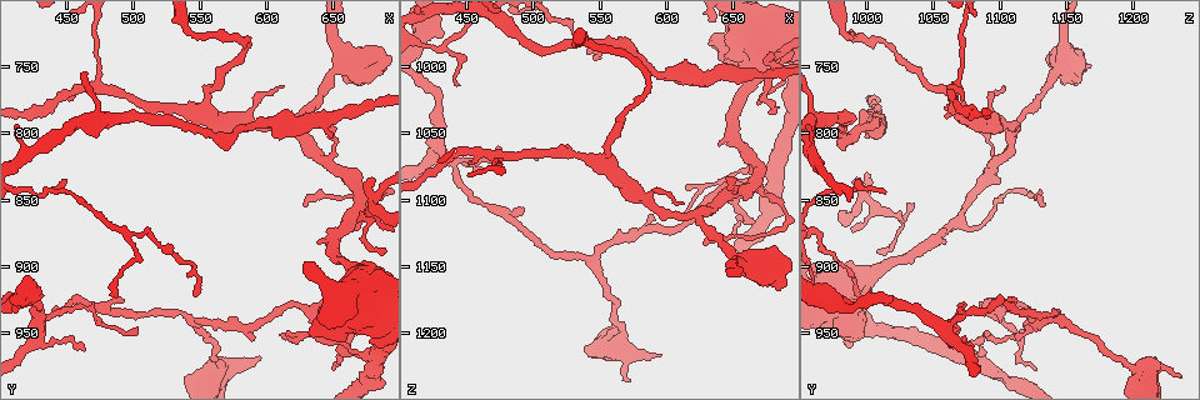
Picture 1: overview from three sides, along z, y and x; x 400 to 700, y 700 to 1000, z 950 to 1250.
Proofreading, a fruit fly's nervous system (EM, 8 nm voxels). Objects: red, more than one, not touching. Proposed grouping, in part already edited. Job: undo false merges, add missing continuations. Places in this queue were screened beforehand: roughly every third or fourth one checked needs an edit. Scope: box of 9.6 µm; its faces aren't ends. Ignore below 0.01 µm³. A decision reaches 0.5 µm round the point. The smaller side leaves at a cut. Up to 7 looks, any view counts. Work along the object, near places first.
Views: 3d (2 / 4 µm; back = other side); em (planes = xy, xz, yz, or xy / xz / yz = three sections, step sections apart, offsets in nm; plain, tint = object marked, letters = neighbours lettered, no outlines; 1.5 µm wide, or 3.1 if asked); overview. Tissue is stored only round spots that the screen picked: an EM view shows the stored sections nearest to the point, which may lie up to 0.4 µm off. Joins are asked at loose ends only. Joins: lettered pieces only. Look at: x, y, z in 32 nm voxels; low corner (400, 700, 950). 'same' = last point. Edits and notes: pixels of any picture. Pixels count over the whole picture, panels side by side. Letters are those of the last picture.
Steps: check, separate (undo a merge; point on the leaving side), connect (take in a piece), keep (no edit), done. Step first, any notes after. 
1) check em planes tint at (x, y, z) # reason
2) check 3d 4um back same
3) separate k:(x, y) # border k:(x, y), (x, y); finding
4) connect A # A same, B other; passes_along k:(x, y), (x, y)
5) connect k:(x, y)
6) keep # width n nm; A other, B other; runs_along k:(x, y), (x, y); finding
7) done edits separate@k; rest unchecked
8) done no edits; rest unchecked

check em yz step 8 tint at (594, 968, 1214) # free end

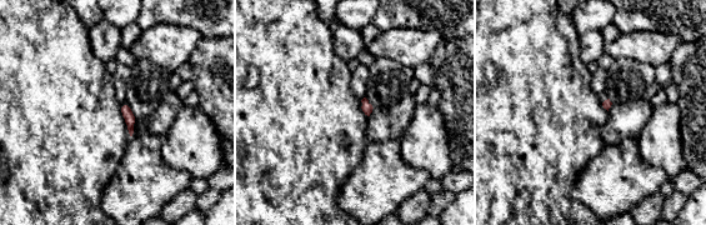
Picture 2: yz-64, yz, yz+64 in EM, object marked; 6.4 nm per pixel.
check em planes letters same

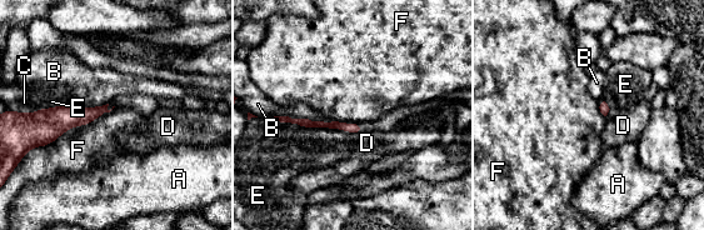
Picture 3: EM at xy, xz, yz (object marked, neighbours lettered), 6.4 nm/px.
keep # A other, B other, C other, D other, E other, F other; border 3:(115, 106), (38, 146); no lettered piece goes on from it

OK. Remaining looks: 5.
check em planes letters at (544, 920, 994) # long arm stops here

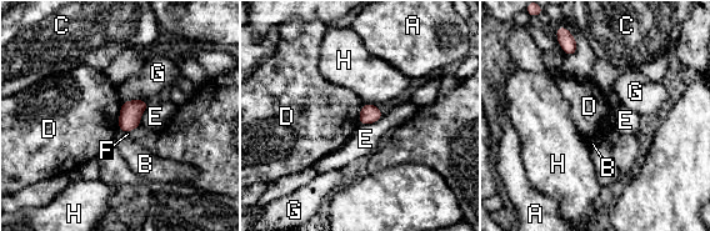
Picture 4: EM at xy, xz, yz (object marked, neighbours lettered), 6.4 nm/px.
keep # A other, B other, C other, D other, E other, F other, G other, H other; border 4:(121, 103), (119, 131); no lettered piece goes on from it

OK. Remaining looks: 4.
check em yz step 4 tint at (680, 848, 998) # three-way junction

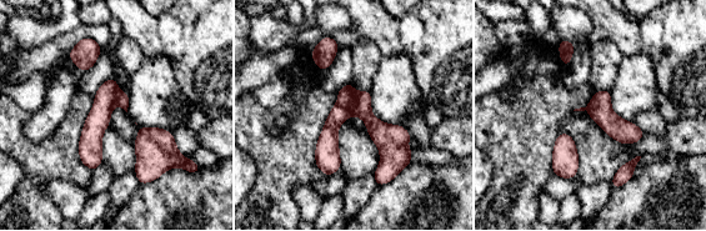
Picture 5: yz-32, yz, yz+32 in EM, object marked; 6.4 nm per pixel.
check em planes letters same # another direction

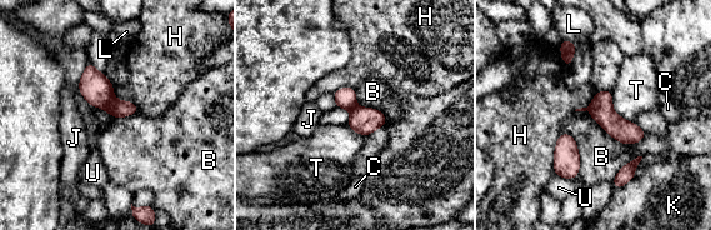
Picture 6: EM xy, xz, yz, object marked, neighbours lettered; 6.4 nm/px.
separate 6:(96, 89) # width 150 nm; B other, C other, H other, J other, K other, L other, T other, U other; border 6:(114, 98), (109, 111); a second neuron is stuck on

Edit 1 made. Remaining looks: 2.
done edits separate@6; rest unchecked

